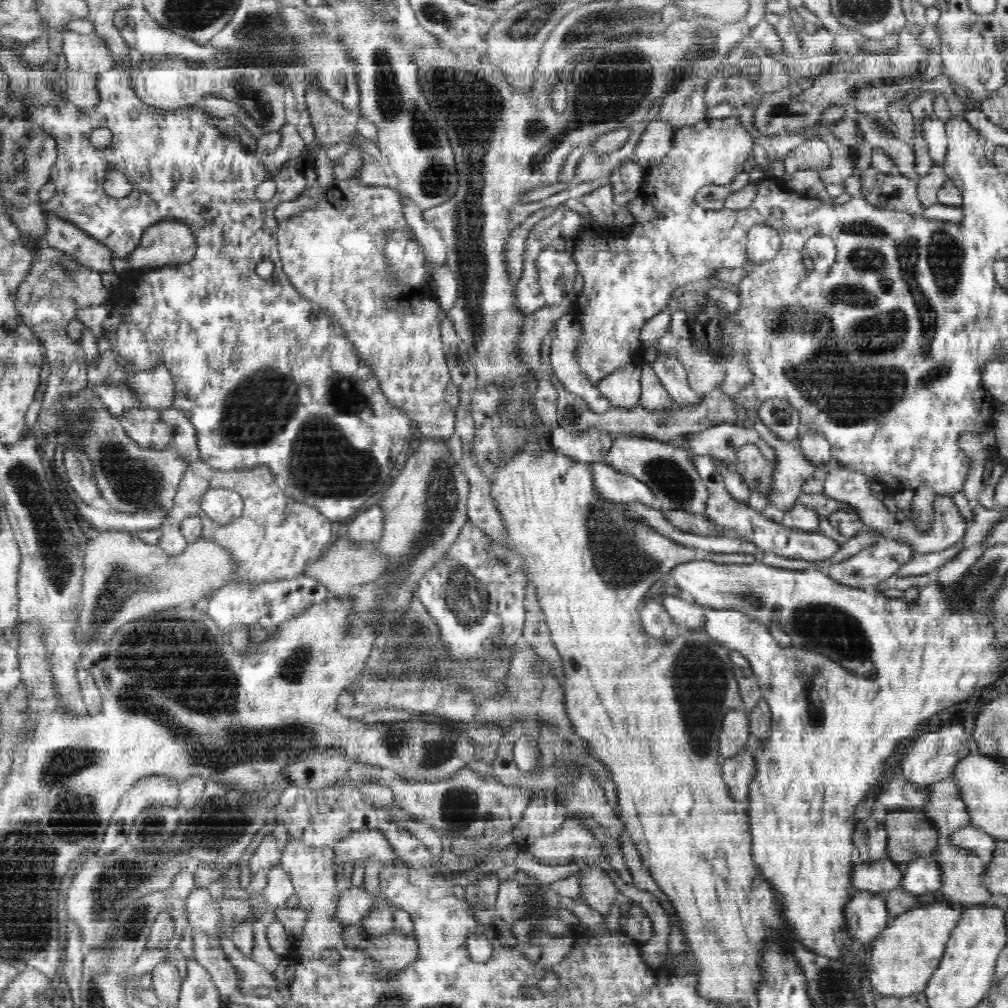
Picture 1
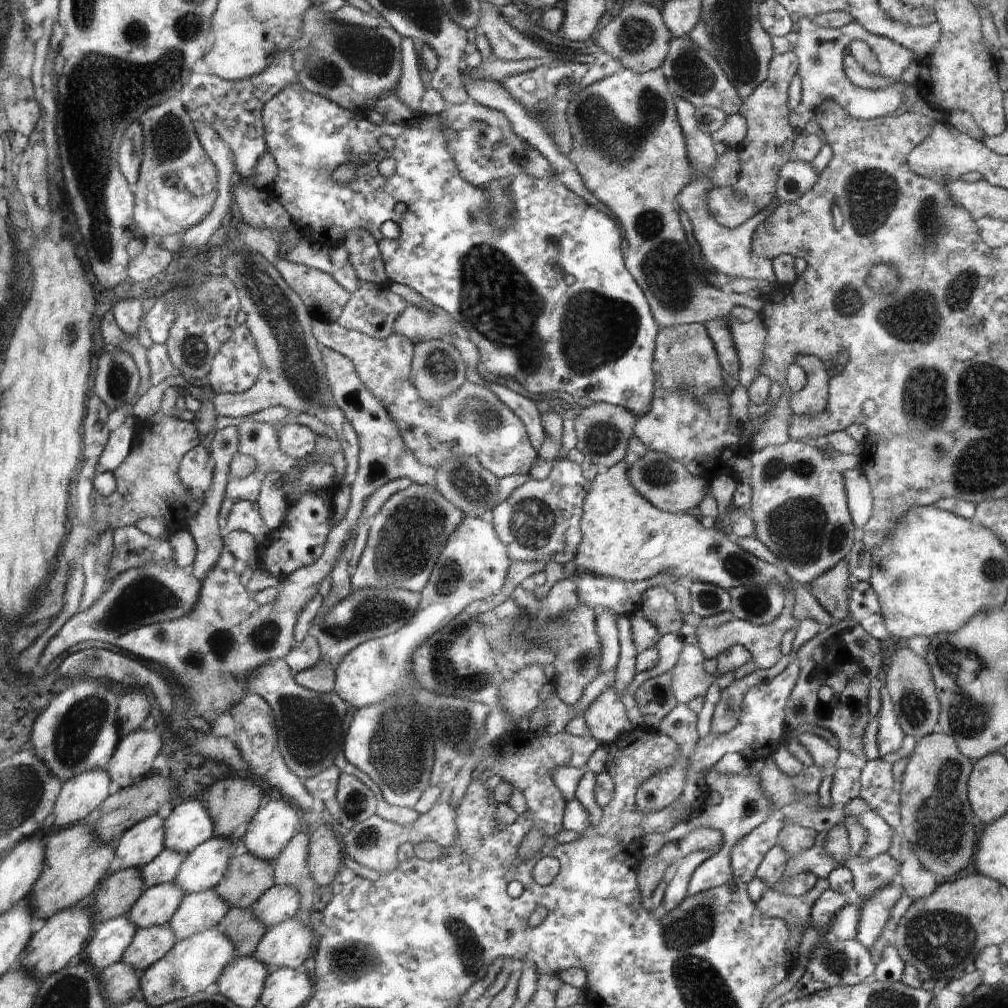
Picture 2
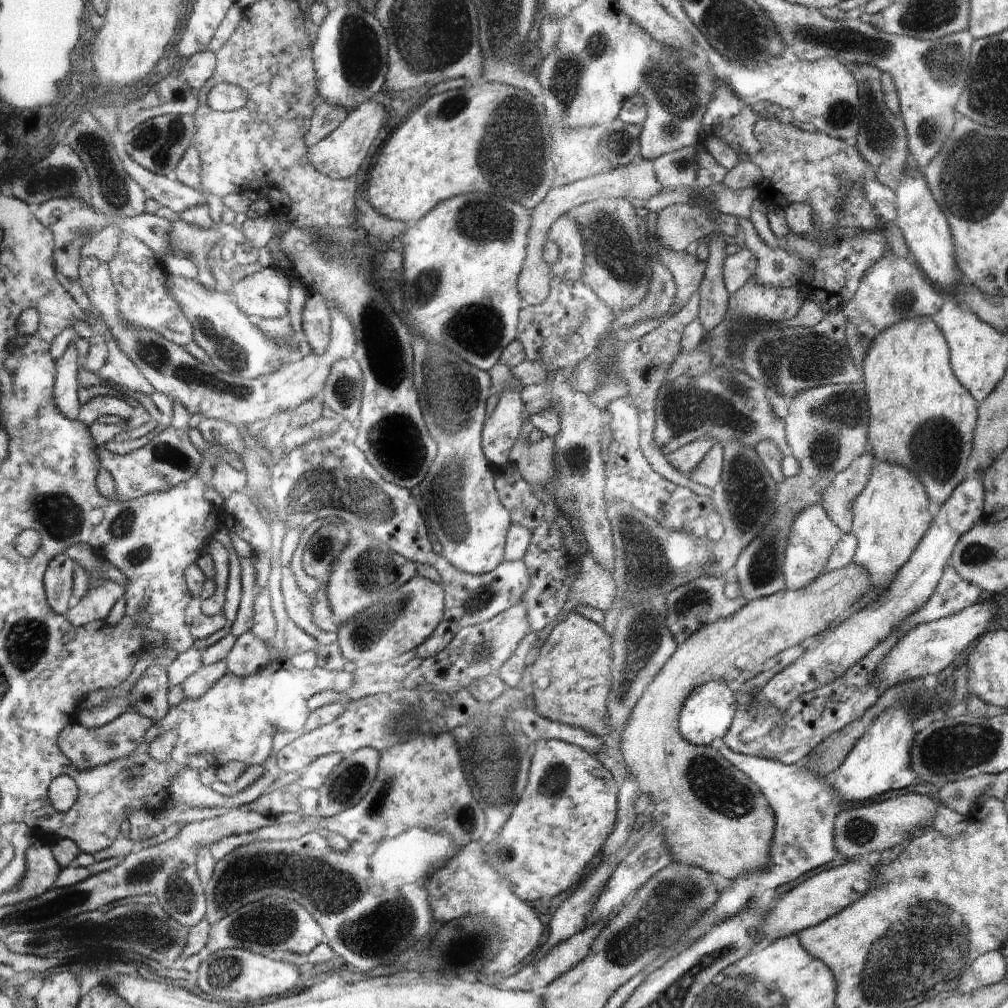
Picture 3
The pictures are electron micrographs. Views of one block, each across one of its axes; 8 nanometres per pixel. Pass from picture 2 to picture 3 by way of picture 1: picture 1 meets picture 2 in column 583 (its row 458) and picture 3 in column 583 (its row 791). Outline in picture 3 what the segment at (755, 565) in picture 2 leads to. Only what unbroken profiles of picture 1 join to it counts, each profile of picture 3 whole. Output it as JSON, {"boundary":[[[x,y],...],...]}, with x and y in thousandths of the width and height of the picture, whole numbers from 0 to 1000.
{"boundary":[[[569,604],[563,607],[550,620],[540,640],[535,643],[534,651],[524,663],[523,676],[528,679],[531,705],[539,713],[578,722],[591,730],[597,731],[607,726],[607,722],[597,716],[607,679],[605,643],[605,633],[599,629],[595,619],[581,615]]]}

